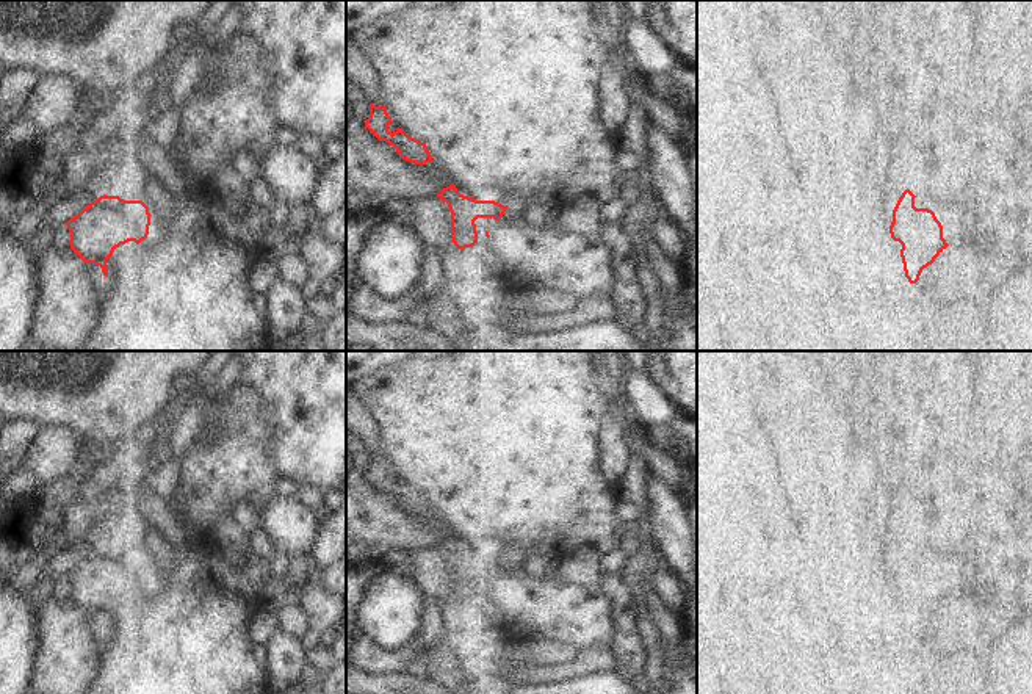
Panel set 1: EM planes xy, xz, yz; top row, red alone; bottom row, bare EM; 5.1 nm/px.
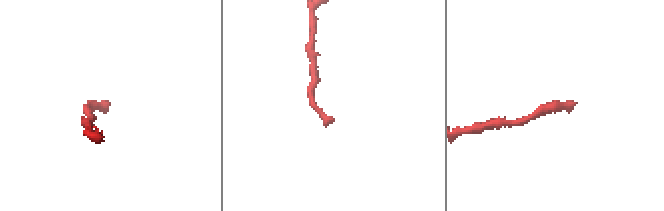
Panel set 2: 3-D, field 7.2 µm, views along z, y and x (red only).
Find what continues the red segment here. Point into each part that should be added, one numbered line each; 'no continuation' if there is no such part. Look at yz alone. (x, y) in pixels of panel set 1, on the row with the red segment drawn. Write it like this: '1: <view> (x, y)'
1: yz (957, 220)

